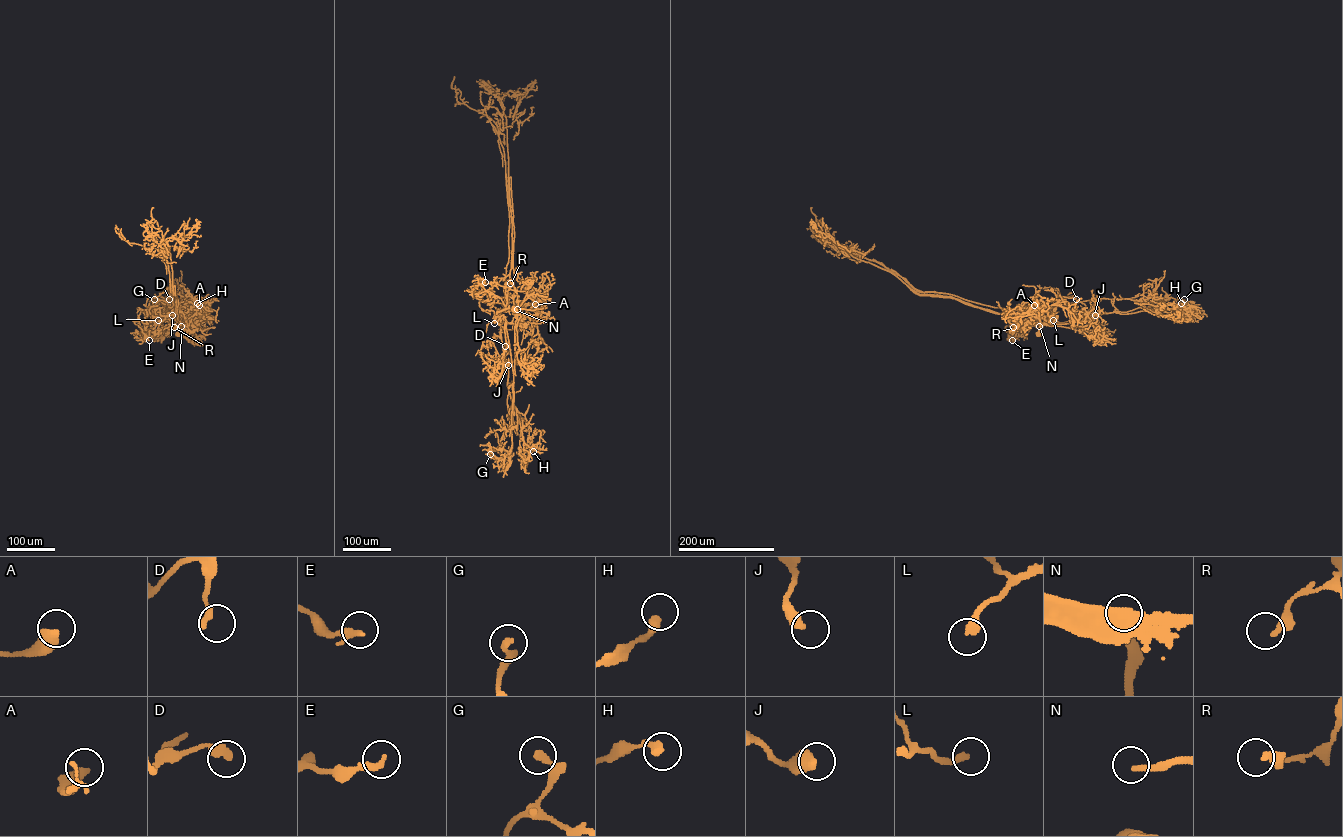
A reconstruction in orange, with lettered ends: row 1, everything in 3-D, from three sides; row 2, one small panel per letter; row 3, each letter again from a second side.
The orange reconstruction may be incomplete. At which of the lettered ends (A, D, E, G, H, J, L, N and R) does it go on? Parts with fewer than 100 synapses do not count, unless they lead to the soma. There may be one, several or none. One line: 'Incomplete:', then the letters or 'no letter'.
Incomplete: L, N

